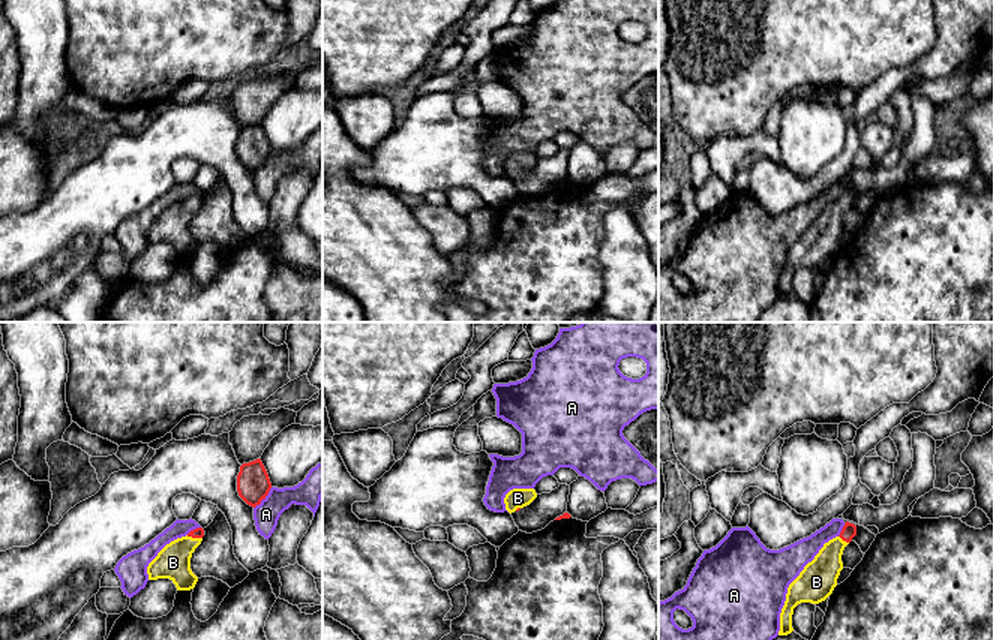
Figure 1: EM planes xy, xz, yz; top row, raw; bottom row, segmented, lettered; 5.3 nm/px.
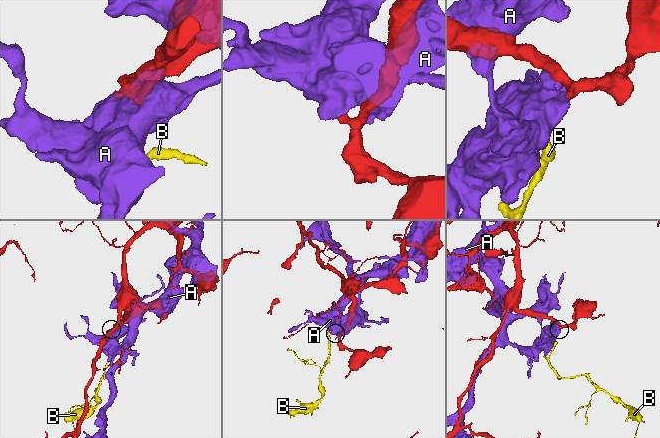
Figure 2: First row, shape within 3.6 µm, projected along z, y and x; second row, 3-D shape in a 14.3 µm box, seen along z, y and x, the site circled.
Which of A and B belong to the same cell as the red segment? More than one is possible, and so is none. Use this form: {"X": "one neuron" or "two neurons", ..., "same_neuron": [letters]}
{"A": "two neurons", "B": "one neuron", "same_neuron": ["B"]}

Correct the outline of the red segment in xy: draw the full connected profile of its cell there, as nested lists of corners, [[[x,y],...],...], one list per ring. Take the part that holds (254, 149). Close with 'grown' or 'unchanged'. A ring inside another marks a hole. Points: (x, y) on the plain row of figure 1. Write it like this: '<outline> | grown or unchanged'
[[[261,123],[240,130],[237,139],[237,156],[248,169],[254,172],[260,169],[268,159],[270,153],[272,147]]] | unchanged

